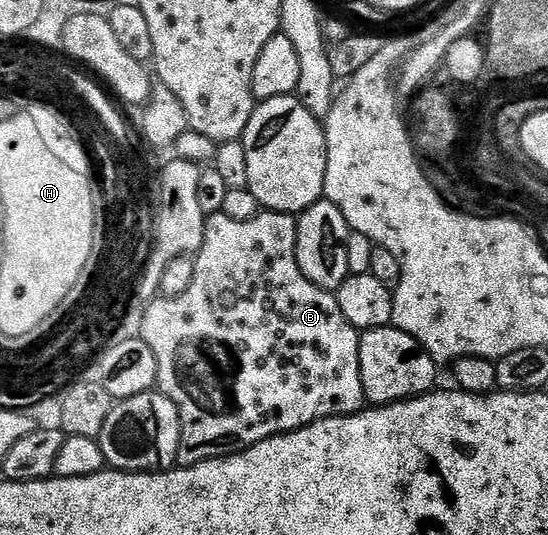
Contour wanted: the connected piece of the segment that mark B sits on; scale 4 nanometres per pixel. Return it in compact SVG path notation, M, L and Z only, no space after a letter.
M261 210L256 217L252 217L250 221L232 221L232 217L227 215L207 215L206 228L204 229L204 241L200 245L197 255L193 256L194 272L192 273L192 285L188 285L188 289L184 289L184 293L180 293L180 297L172 297L171 299L163 299L161 297L153 299L146 307L144 313L144 321L140 328L140 337L148 345L148 349L152 349L152 353L156 353L156 369L158 370L157 390L163 395L167 395L169 399L176 405L178 416L182 422L182 432L180 433L180 449L178 450L179 468L191 467L200 461L208 461L209 459L223 459L225 455L236 455L239 451L247 451L250 447L255 447L260 441L271 439L274 435L283 435L289 431L299 431L301 427L306 427L310 423L315 423L321 419L328 417L336 417L337 415L357 415L359 411L367 406L366 394L364 393L364 385L360 381L360 349L358 348L358 340L360 332L351 325L344 317L344 313L340 313L340 305L337 298L331 292L325 291L323 287L312 285L312 281L308 281L308 277L304 277L304 273L300 273L300 265L296 261L296 229L298 228L298 220L293 215L285 215L279 211Z

